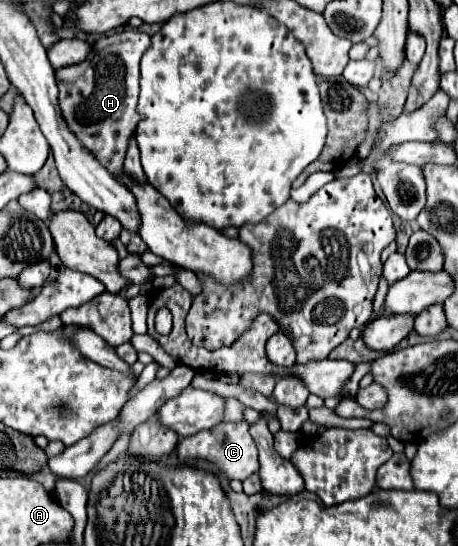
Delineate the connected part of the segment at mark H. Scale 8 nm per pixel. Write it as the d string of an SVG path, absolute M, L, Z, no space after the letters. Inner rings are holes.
M128 29L98 39L82 63L56 69L56 83L60 89L58 103L68 127L72 127L80 143L116 177L122 175L128 141L134 137L140 119L136 109L140 93L140 59L150 45L146 33Z

